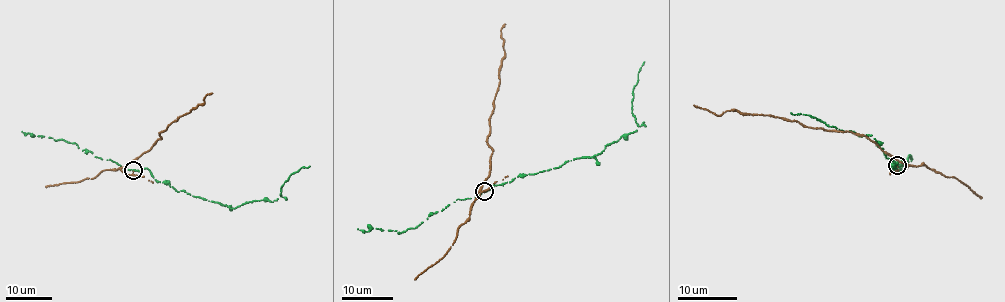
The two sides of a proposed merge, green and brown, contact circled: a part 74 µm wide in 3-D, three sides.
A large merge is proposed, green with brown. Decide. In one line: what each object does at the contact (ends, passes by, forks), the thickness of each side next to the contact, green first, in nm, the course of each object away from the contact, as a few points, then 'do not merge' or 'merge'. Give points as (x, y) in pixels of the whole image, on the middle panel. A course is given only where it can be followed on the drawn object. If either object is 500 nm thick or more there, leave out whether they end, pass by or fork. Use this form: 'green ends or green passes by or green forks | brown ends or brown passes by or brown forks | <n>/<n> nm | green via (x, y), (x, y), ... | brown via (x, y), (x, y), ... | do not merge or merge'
green ends | brown passes by | 320/130 nm | green via (484, 192), (518, 175), (598, 155), (637, 130), (631, 101), (644, 62) | brown via (484, 191), (472, 203), (490, 169), (493, 149), (487, 143), (487, 136), (505, 55), (501, 27), (505, 24) | do not merge

